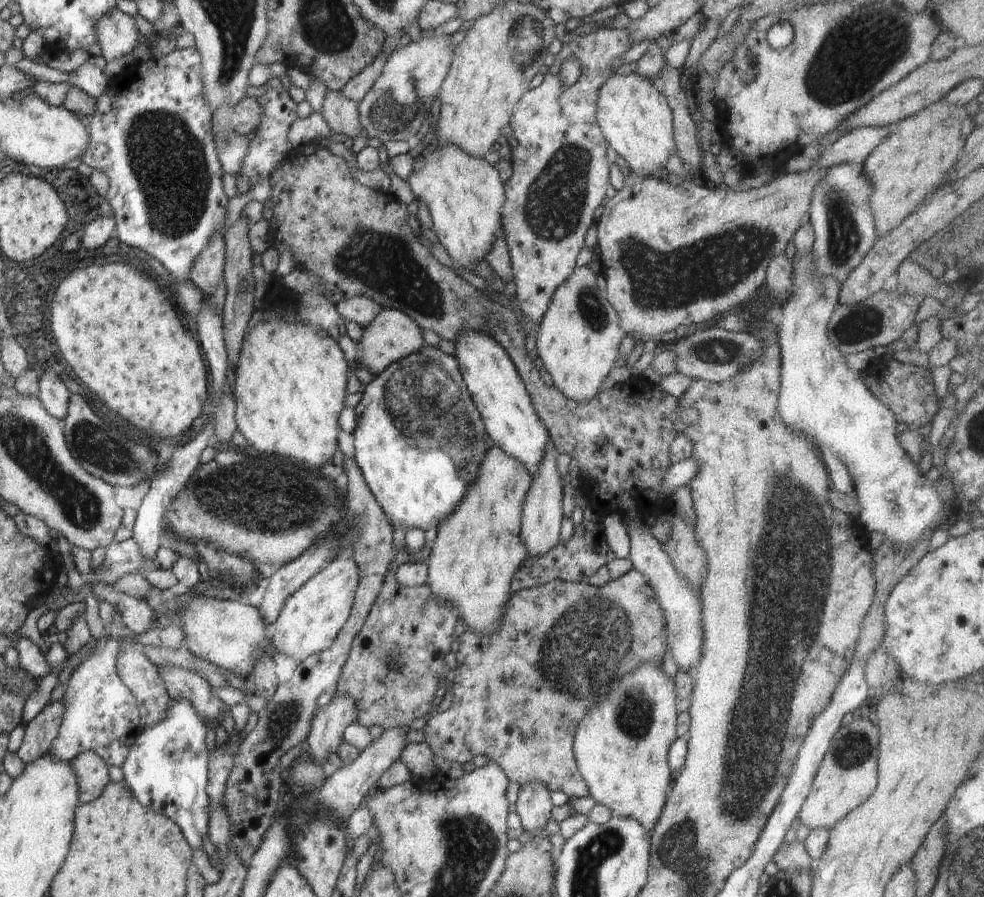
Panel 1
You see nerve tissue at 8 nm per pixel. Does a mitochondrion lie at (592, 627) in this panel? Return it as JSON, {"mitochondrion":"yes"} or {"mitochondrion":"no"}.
{"mitochondrion":"yes"}

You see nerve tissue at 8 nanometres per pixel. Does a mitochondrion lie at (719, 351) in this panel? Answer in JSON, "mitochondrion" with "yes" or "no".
{"mitochondrion":"yes"}

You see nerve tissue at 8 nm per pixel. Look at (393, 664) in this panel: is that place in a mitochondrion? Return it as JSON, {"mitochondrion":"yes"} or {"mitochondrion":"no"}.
{"mitochondrion":"yes"}

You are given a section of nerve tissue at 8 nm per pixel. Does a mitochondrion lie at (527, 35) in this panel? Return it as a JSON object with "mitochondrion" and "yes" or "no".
{"mitochondrion":"yes"}

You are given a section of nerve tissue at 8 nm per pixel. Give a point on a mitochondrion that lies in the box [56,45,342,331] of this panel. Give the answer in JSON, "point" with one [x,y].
{"point":[169,162]}

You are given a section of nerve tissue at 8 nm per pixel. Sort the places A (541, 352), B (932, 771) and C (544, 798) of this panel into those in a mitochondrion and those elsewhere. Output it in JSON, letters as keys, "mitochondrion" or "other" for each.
{"A":"other","B":"other","C":"other"}

